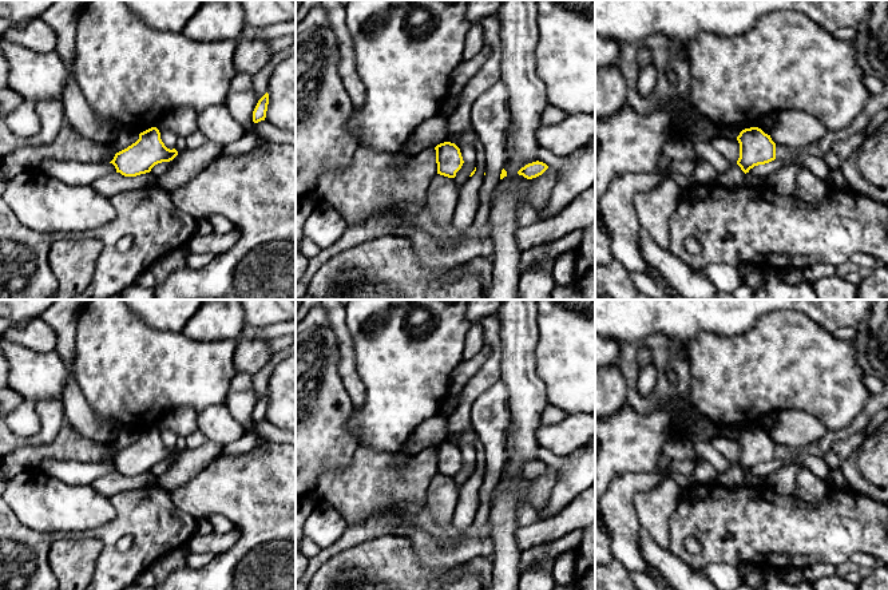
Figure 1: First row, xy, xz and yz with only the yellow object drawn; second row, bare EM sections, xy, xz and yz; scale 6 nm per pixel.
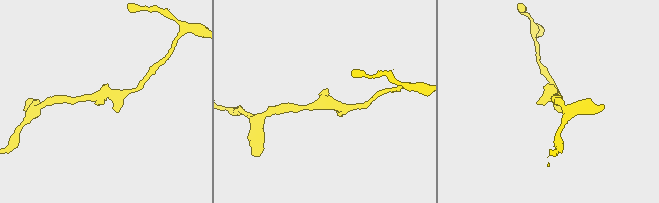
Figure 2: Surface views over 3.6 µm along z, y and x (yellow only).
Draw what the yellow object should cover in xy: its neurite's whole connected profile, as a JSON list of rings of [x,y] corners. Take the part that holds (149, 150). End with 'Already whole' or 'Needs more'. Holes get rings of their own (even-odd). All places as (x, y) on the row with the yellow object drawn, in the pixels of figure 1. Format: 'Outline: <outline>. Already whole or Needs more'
Outline: [[[151,127],[140,132],[135,143],[116,153],[110,163],[115,166],[116,173],[136,177],[150,173],[158,163],[173,161],[177,155],[175,149],[170,150],[164,146],[159,130]]]. Already whole

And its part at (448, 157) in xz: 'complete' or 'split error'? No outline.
complete

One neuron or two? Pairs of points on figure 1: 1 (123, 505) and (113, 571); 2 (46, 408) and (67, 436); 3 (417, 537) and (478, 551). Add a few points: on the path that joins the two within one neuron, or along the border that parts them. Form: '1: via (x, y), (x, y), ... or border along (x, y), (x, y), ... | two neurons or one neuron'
1: via (123, 521), (110, 534), (110, 555) | one neuron
2: border along (64, 423), (50, 443), (35, 446) | two neurons
3: via (432, 551), (463, 551) | one neuron

